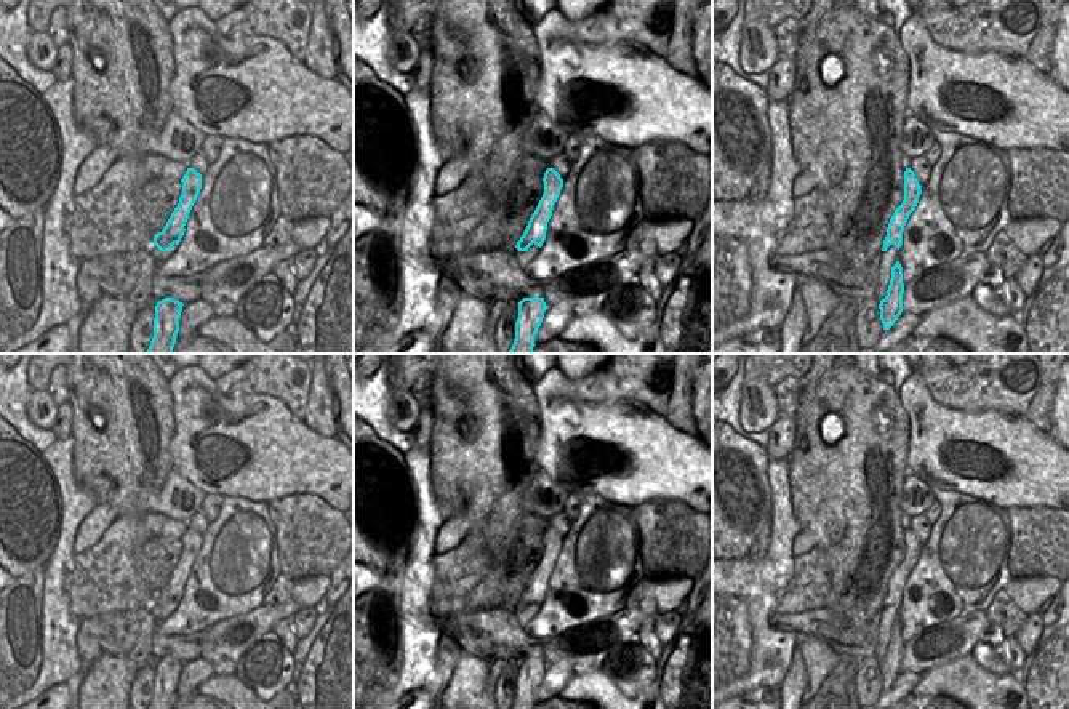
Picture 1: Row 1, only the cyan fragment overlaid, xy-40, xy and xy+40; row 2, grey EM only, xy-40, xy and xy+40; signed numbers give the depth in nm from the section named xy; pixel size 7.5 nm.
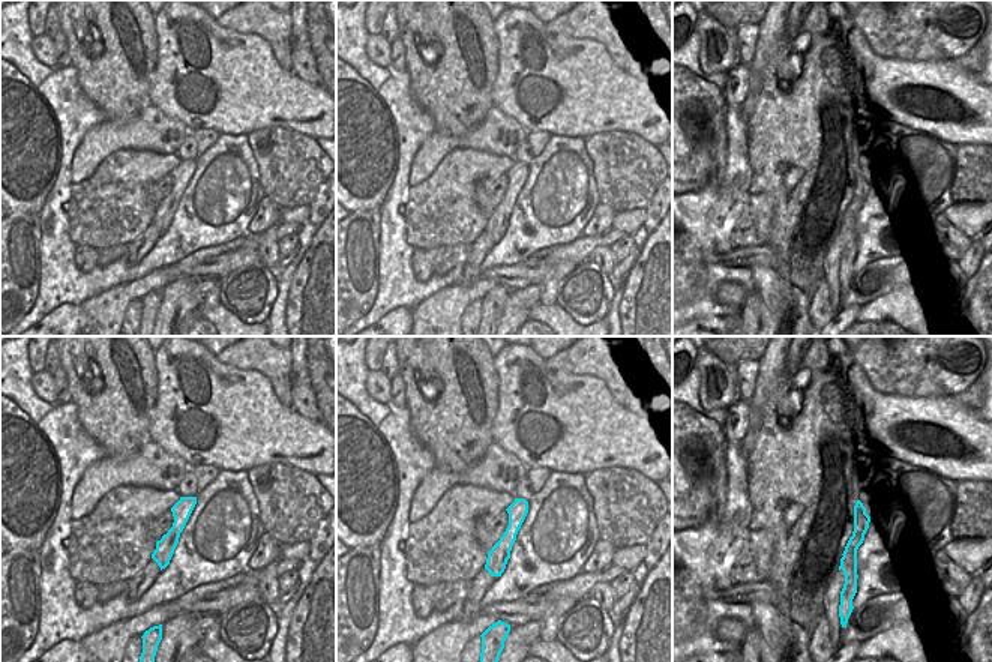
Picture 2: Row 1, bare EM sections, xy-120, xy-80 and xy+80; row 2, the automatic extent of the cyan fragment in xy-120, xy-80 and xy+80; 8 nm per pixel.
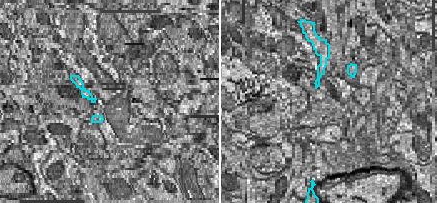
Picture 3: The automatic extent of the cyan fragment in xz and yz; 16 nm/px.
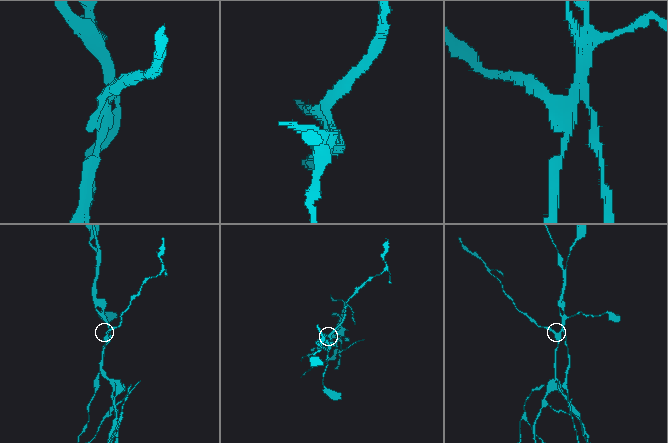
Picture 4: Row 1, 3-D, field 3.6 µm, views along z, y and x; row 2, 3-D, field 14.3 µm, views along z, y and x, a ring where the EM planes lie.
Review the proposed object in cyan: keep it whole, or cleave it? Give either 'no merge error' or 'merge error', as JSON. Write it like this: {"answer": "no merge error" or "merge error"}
{"answer": "merge error"}

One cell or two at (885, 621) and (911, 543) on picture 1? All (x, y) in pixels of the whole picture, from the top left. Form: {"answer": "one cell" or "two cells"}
{"answer": "one cell"}

